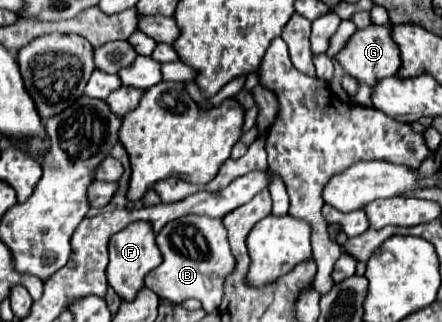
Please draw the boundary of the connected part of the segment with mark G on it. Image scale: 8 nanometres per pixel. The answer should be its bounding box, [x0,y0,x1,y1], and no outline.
[337,24,401,86]

